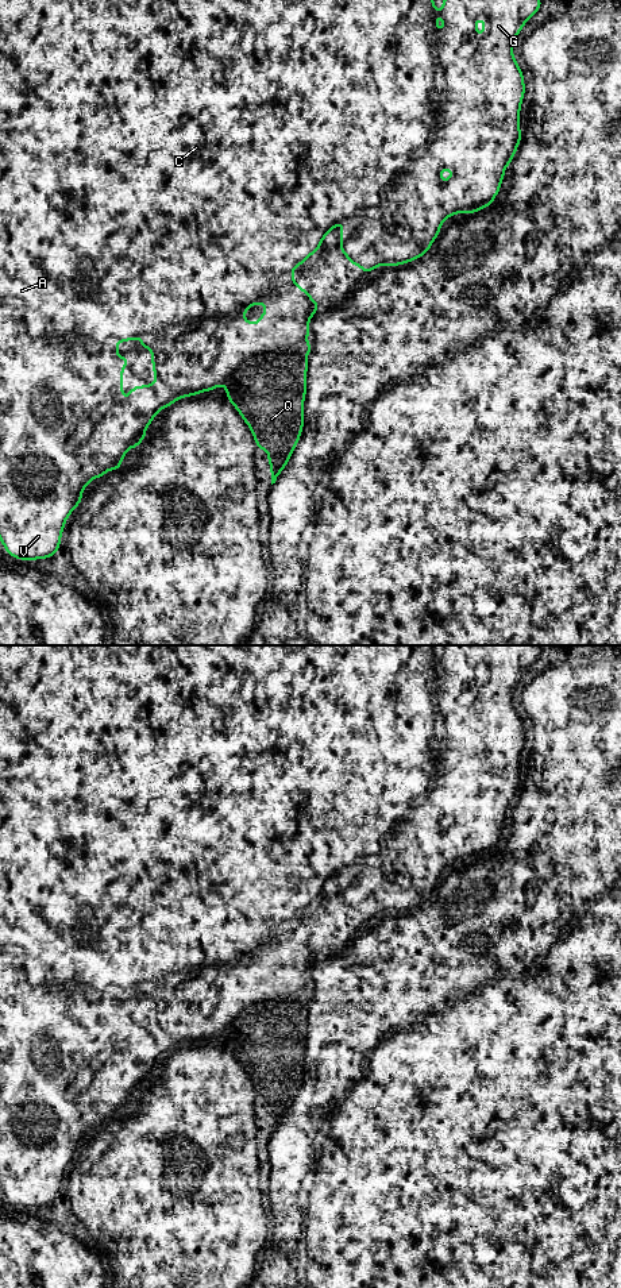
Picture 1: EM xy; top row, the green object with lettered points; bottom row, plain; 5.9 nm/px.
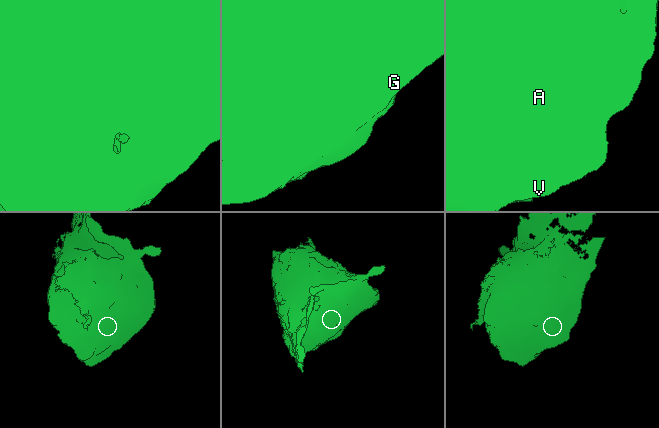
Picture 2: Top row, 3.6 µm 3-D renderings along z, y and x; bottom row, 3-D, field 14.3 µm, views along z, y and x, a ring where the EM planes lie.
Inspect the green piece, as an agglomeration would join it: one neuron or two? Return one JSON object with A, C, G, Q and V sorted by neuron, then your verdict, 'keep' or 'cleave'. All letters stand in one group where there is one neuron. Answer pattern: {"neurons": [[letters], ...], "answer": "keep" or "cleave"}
{"neurons": [["A", "C", "G", "Q", "V"]], "answer": "keep"}

